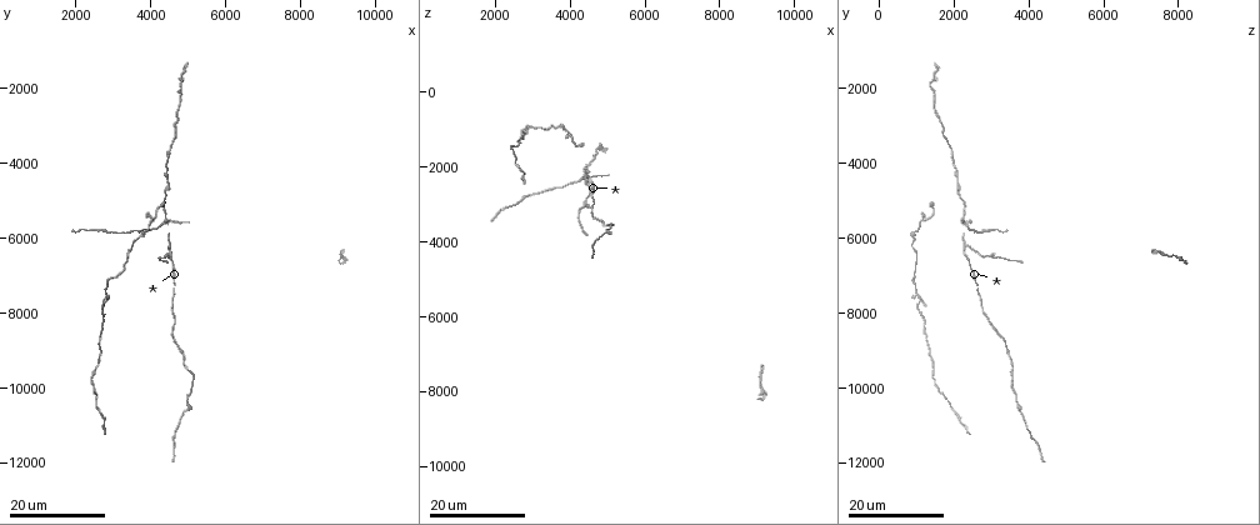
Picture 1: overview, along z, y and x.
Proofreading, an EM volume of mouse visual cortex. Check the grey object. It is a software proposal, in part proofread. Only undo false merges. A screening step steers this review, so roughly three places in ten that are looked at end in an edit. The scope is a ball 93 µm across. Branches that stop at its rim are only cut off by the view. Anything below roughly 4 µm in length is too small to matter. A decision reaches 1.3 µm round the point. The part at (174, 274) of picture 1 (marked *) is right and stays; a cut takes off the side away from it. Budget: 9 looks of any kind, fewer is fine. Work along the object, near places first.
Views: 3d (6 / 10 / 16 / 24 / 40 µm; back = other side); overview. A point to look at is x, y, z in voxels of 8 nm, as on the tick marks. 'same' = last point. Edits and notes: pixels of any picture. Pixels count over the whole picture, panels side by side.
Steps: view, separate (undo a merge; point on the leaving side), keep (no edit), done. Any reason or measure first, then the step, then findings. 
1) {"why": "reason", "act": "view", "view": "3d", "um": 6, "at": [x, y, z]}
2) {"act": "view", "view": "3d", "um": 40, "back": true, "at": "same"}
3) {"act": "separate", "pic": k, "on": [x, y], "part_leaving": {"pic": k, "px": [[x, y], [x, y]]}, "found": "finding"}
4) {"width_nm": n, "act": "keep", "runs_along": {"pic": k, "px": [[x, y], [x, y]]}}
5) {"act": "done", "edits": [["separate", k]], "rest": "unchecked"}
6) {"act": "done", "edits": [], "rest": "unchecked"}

{"why": "four arms meet", "act": "view", "view": "3d", "um": 16, "at": [4400, 5600, 2200]}

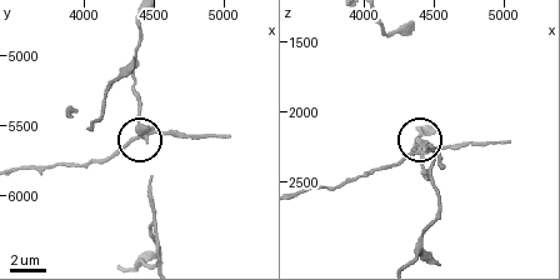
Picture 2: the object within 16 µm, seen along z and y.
{"act": "view", "view": "3d", "um": 6, "at": [4380, 5600, 2280]}

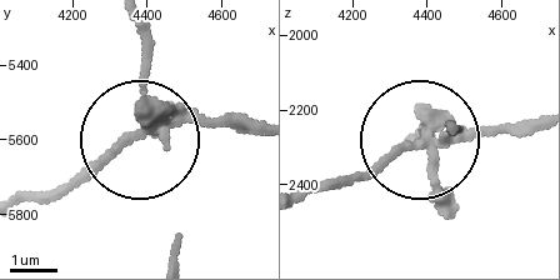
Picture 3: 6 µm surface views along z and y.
{"width_nm": 260, "act": "separate", "pic": 3, "on": [440, 200], "part_leaving": {"pic": 3, "px": [[434, 131], [341, 188], [306, 191]]}, "found": "two neurons meet here"}

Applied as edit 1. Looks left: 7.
{"why": "see it whole again", "act": "view", "view": "overview"}

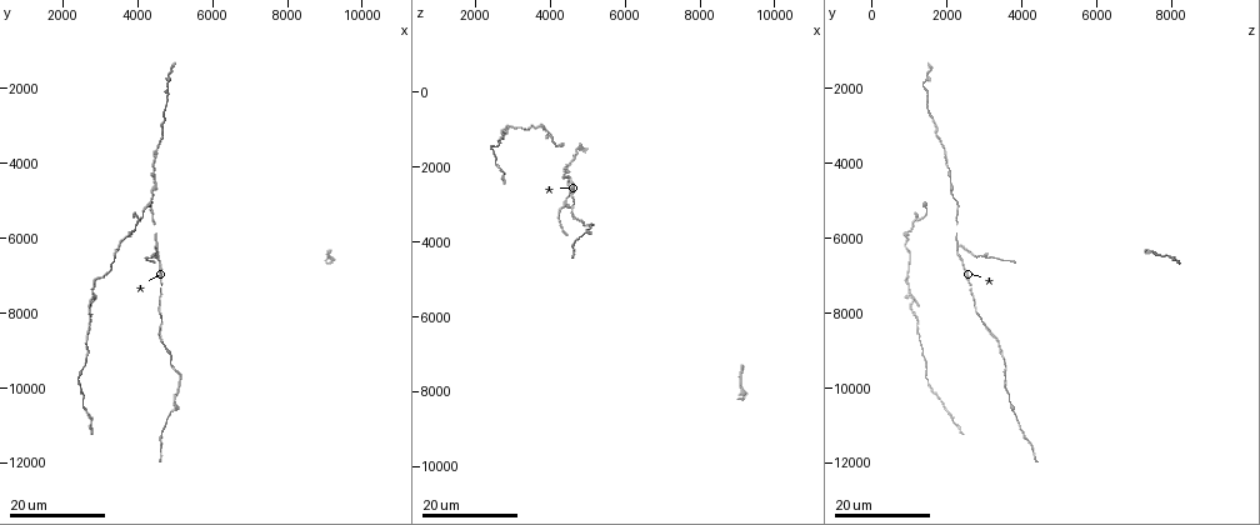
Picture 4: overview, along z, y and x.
{"why": "a fork", "act": "view", "view": "3d", "um": 16, "at": [4600, 6300, 2300]}

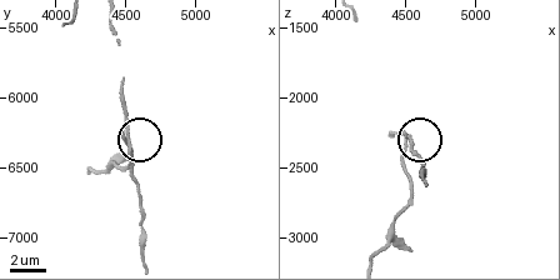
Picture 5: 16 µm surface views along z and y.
{"act": "view", "view": "3d", "um": 10, "at": [4500, 6200, 2320]}

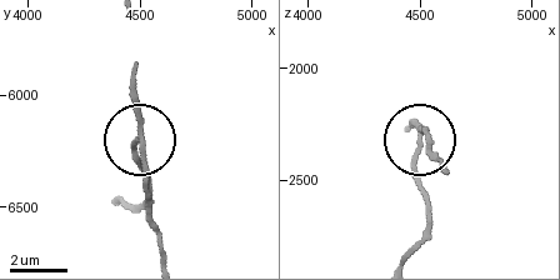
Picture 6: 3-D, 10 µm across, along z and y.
{"width_nm": 160, "act": "separate", "pic": 6, "on": [416, 170], "part_leaving": {"pic": 6, "px": [[418, 135], [425, 233], [410, 255]]}, "found": "a second neuron is stuck on"}

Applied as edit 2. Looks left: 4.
{"why": "redraw", "act": "view", "view": "overview"}

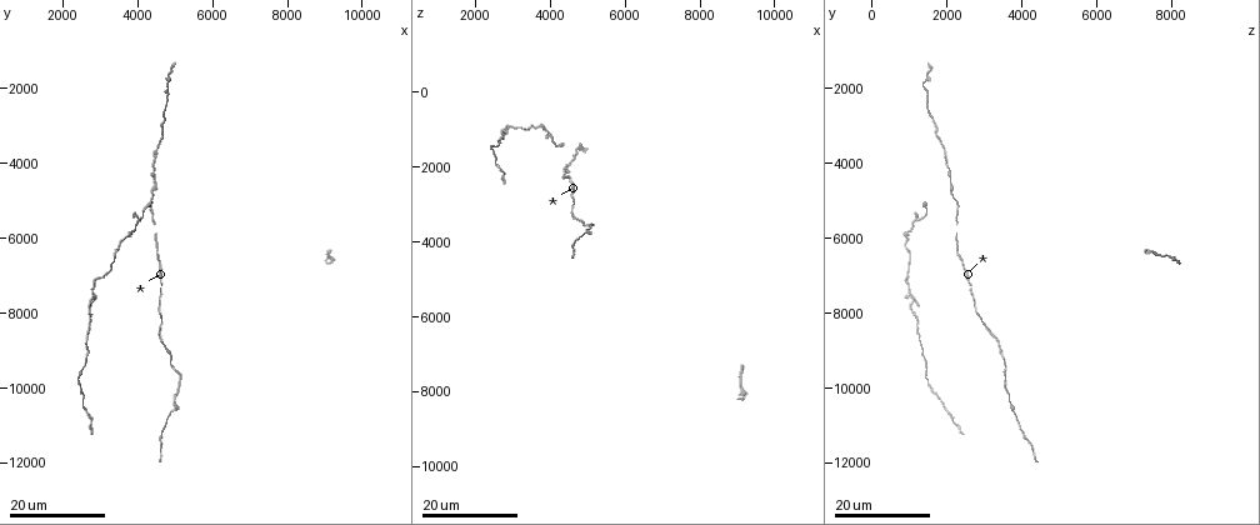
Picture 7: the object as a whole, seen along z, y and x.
{"why": "calibre changes", "act": "view", "view": "3d", "um": 24, "at": [3700, 6000, 1000]}

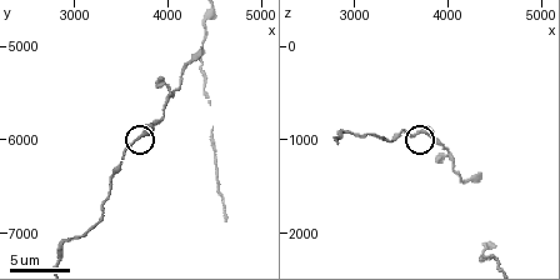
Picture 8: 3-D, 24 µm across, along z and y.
{"act": "view", "view": "3d", "um": 6, "at": [3650, 6000, 950]}

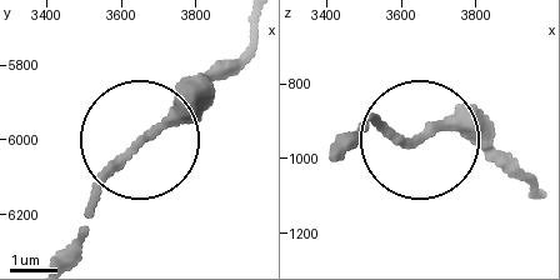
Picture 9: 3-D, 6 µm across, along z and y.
{"act": "view", "view": "3d", "um": 6, "back": true, "at": [3660, 6010, 940]}

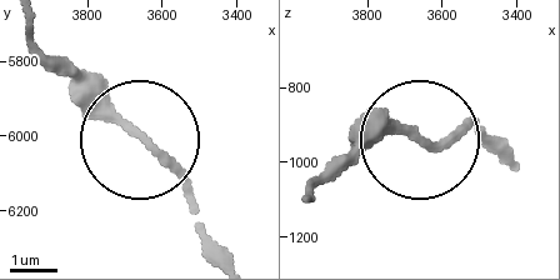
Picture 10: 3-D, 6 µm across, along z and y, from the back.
{"act": "keep", "found": "one neuron here"}

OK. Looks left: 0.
{"act": "done", "edits": [["separate", 3], ["separate", 6]], "rest": "unchecked"}

